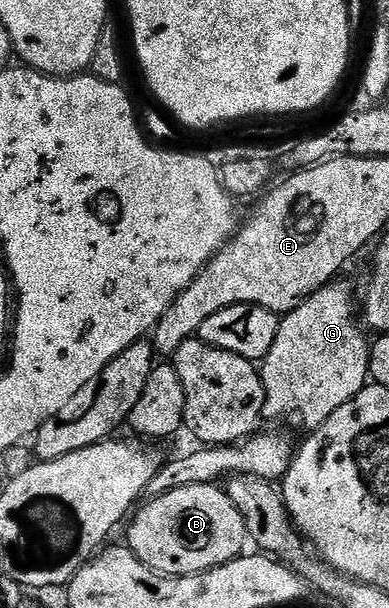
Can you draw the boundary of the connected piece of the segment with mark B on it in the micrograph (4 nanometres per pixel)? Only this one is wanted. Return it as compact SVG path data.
M217 484L182 485L179 489L173 489L159 497L149 498L133 514L134 522L133 517L129 522L131 525L128 548L136 555L136 559L159 575L191 577L194 573L207 573L218 565L227 565L234 558L243 556L245 549L242 548L248 545L244 519L229 495L218 488Z

